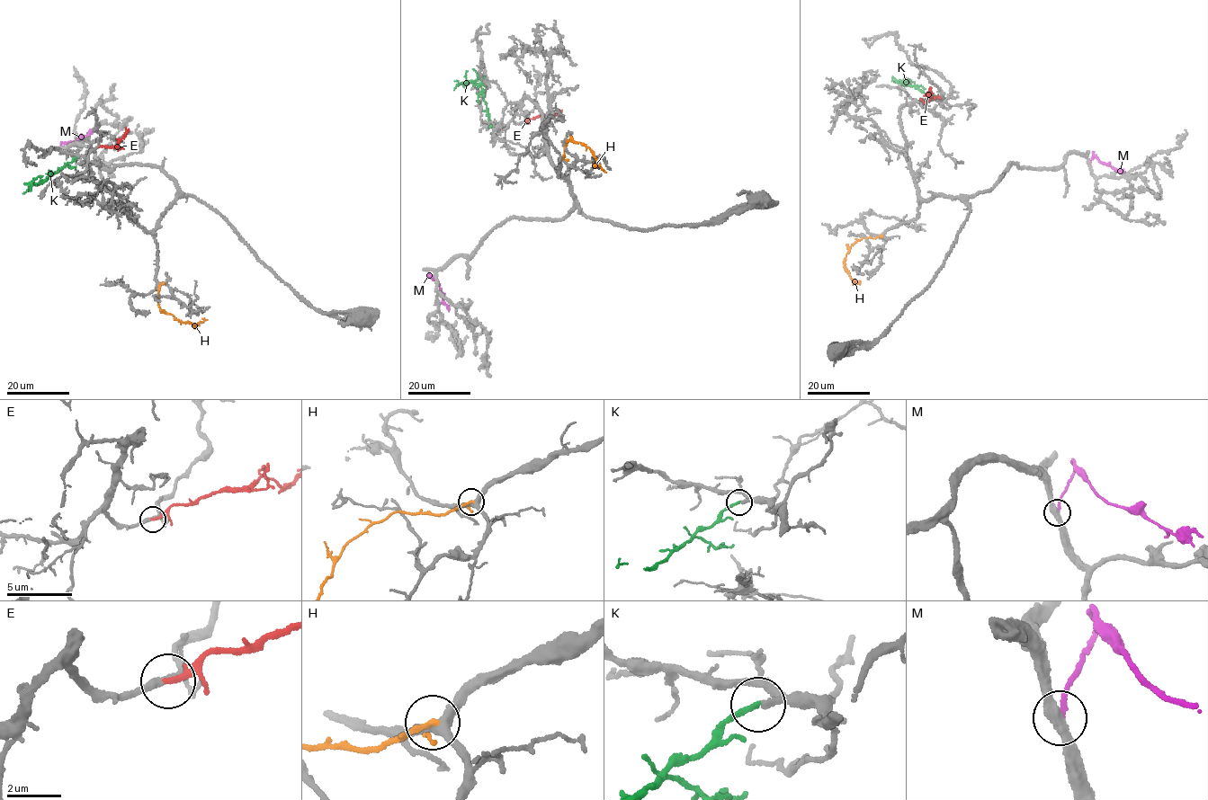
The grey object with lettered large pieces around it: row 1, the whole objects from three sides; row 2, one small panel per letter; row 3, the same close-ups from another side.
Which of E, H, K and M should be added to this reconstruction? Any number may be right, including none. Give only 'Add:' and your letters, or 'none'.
Add: E, K

